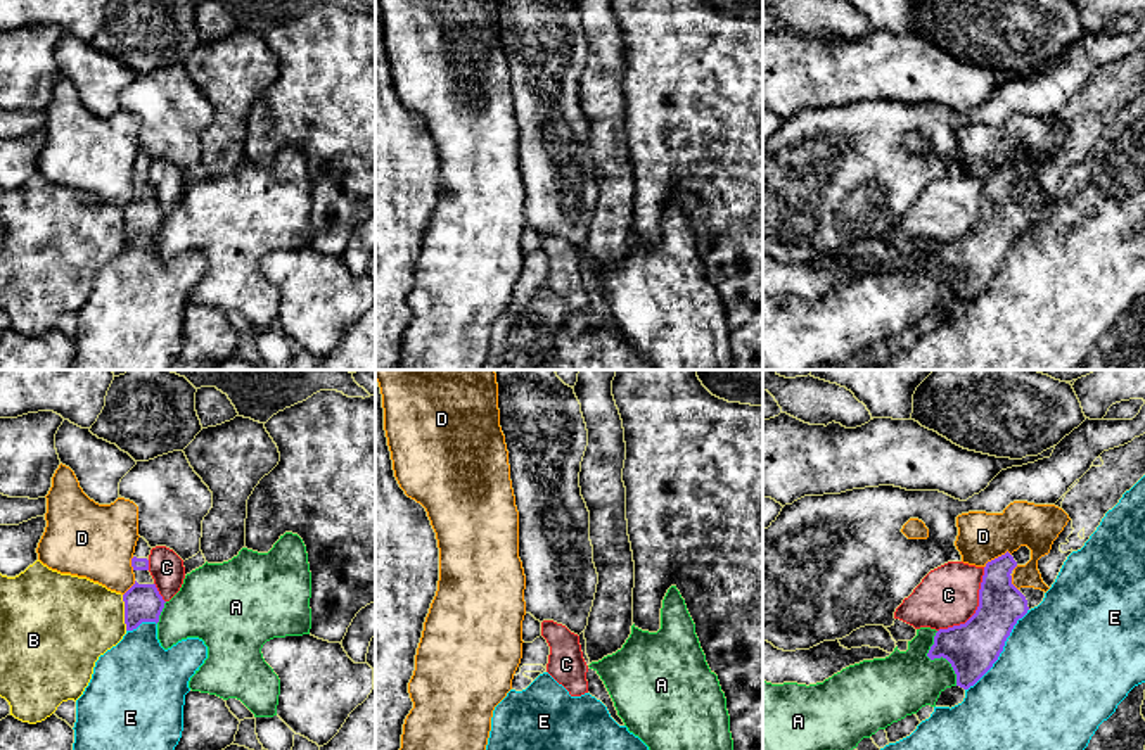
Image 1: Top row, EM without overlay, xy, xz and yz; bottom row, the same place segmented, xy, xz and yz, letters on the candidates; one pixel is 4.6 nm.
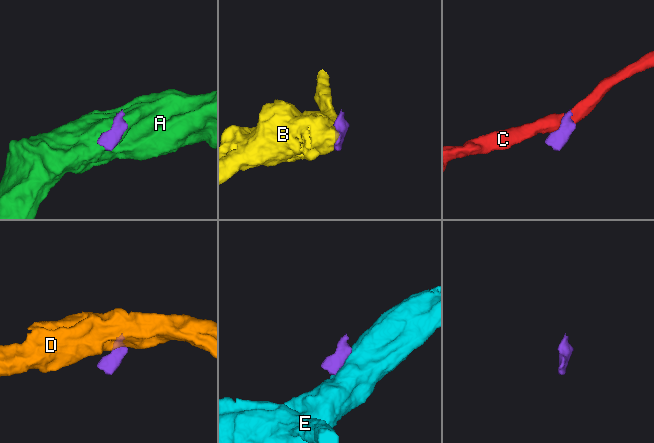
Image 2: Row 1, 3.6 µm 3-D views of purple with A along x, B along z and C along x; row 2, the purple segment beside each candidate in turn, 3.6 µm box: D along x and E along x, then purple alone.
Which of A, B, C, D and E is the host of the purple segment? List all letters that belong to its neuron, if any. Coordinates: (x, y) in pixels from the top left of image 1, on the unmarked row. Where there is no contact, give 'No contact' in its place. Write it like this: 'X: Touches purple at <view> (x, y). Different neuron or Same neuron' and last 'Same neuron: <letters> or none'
A: Touches purple at yz (938, 270). Different neuron
B: Touches purple at xy (125, 225). Different neuron
C: Touches purple at yz (978, 222). Different neuron
D: Touches purple at yz (998, 170). Different neuron
E: Touches purple at yz (1002, 263). Different neuron
Same neuron: none

